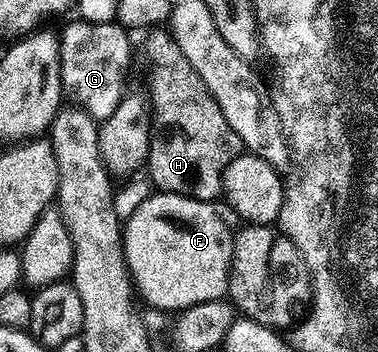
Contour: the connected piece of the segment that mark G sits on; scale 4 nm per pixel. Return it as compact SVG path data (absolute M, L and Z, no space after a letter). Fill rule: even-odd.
M75 18L65 29L60 29L57 49L61 63L61 91L98 122L111 118L121 101L121 68L129 64L129 36L130 33L116 22L93 23L82 18Z

